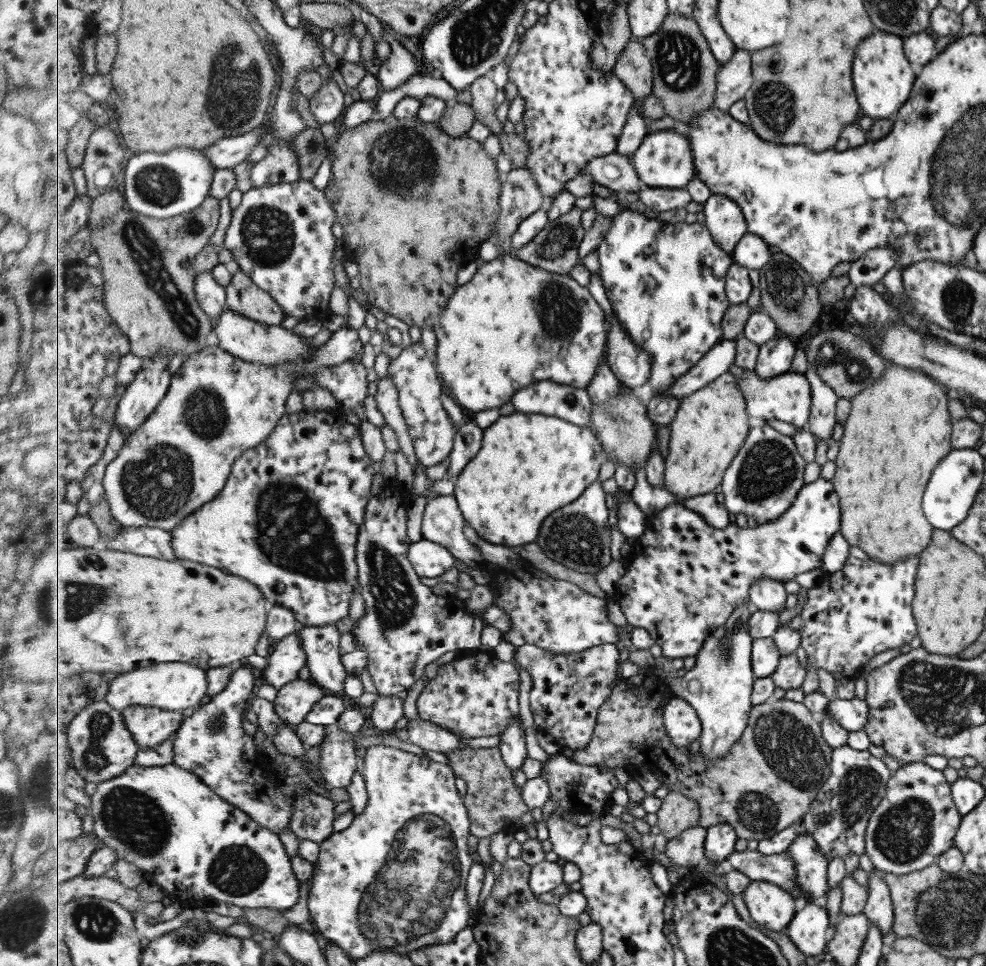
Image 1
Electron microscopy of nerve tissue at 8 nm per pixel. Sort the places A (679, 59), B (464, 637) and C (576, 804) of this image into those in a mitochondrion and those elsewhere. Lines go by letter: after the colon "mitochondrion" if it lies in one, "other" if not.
A: mitochondrion
B: other
C: other

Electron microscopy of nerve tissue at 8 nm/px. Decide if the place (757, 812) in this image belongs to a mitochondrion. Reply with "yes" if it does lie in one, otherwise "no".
yes

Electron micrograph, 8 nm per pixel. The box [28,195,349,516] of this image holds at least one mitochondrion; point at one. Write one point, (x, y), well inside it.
(151, 257)

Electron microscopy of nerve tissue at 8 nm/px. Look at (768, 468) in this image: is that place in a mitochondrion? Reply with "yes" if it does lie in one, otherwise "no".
yes

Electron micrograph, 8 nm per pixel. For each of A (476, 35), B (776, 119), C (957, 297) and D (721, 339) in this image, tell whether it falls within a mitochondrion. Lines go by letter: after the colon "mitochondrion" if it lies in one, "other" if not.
A: mitochondrion
B: mitochondrion
C: mitochondrion
D: other

